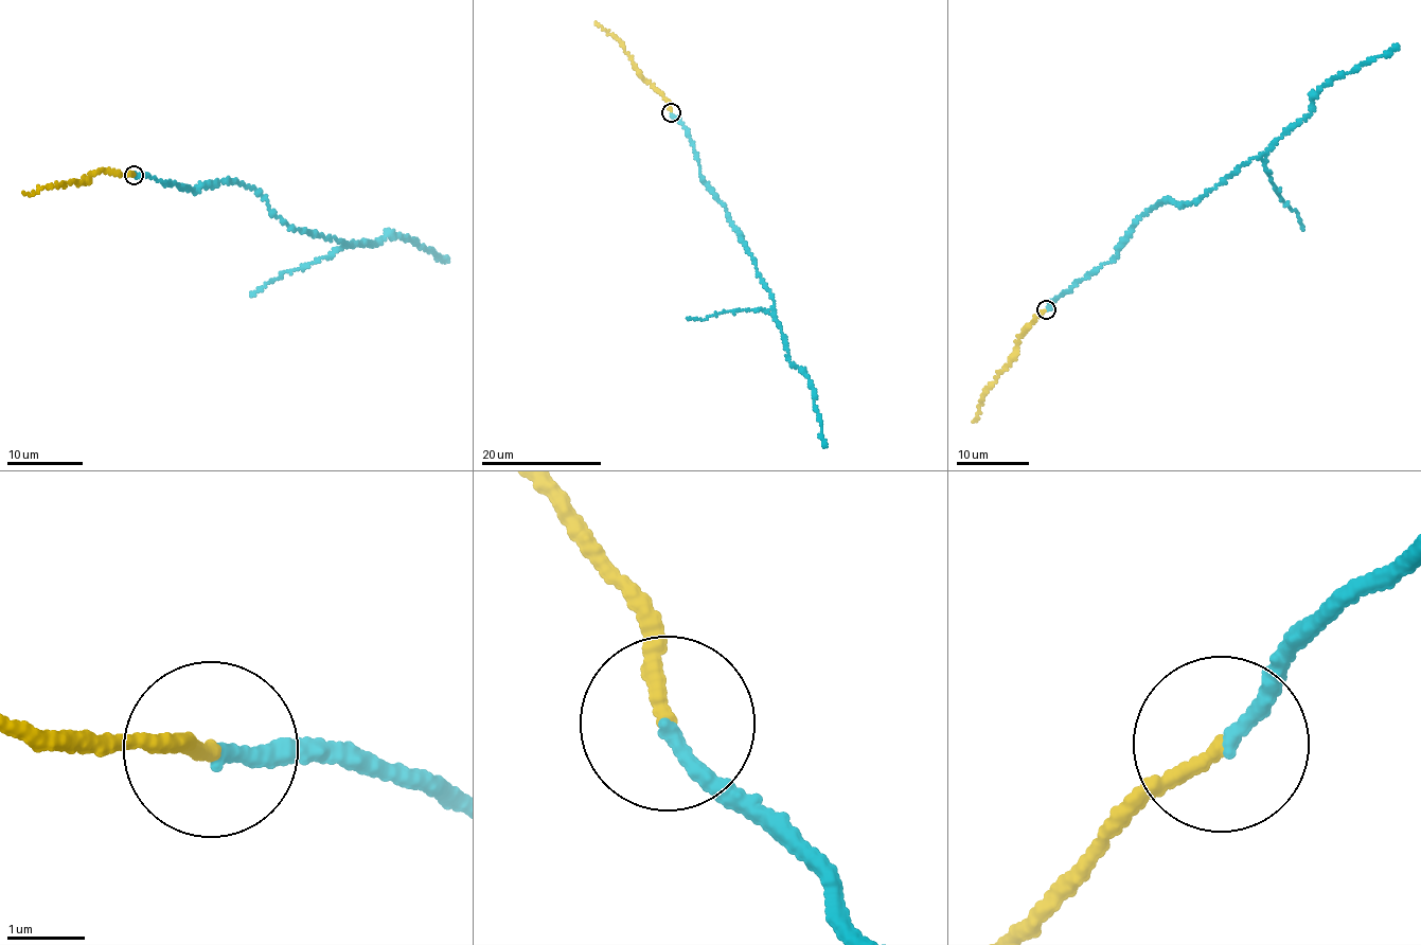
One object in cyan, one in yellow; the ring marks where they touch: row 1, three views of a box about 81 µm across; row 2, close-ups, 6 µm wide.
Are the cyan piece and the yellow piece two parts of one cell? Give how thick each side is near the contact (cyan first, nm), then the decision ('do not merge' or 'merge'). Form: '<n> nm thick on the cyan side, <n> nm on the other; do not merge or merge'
190 nm thick on the cyan side, 190 nm on the other; merge

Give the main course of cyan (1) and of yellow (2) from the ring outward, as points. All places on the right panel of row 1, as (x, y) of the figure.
1: (1047, 309), (1115, 256), (1149, 210), (1166, 199), (1203, 197), (1309, 114), (1334, 77), (1397, 46)
2: (1045, 309), (1019, 335), (1007, 364), (984, 390), (973, 422)

